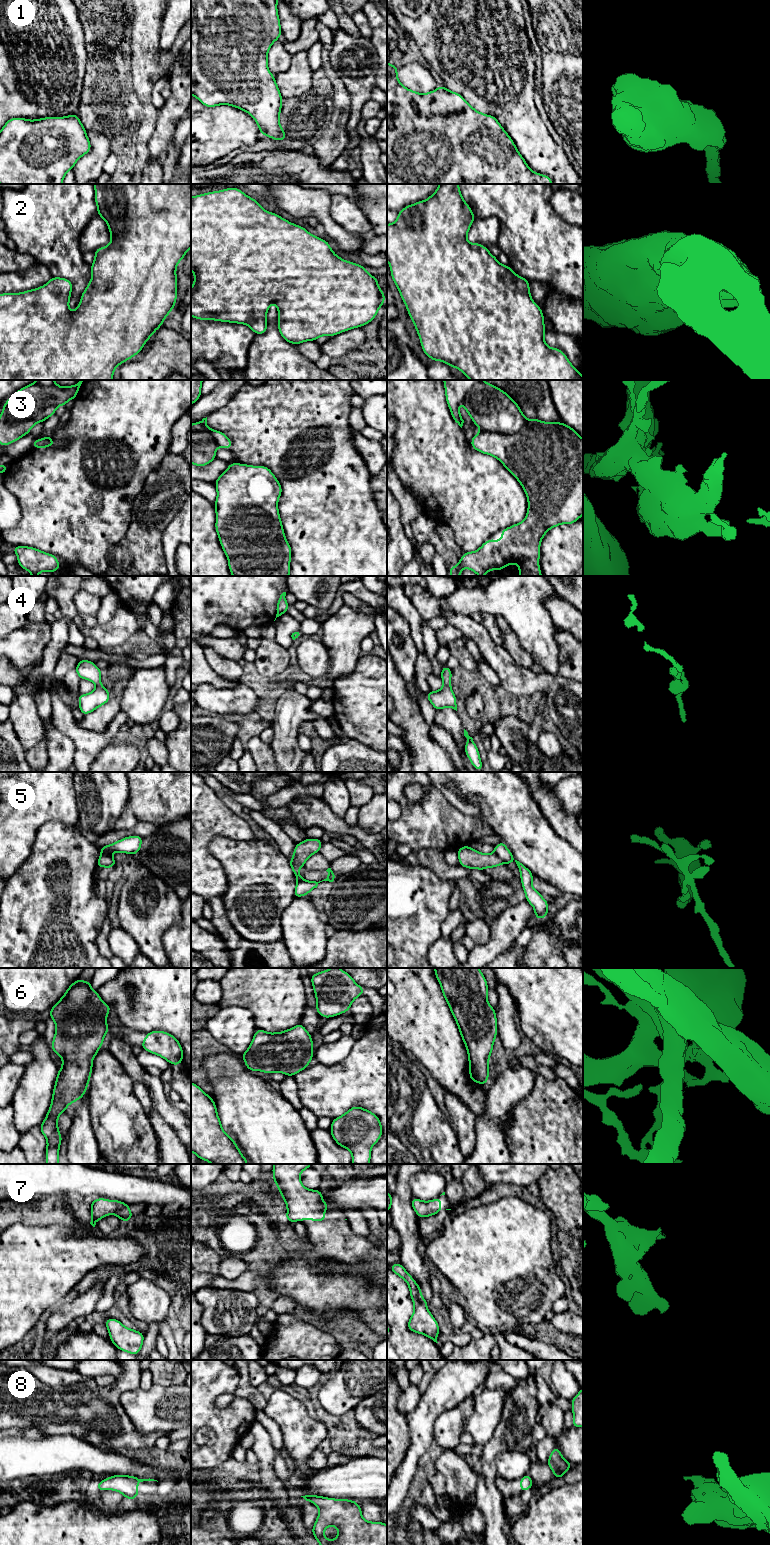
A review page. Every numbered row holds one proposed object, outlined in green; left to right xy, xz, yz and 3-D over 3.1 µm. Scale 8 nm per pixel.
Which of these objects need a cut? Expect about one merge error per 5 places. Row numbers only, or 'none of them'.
5

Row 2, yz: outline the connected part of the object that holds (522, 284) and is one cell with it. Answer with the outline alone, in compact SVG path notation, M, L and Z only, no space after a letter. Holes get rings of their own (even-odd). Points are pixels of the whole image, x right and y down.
M439 184L438 189L428 199L406 206L398 212L393 224L387 224L387 261L391 276L417 330L424 353L433 361L442 361L457 368L470 380L583 380L580 371L573 367L563 351L550 348L545 343L543 312L532 301L529 281L518 276L509 266L500 264L485 246L467 241L467 233L474 218L475 215L461 195L459 184Z

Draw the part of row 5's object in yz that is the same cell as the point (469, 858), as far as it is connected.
M465 845L457 850L459 864L469 869L485 871L486 867L495 868L504 862L495 853L483 854Z

